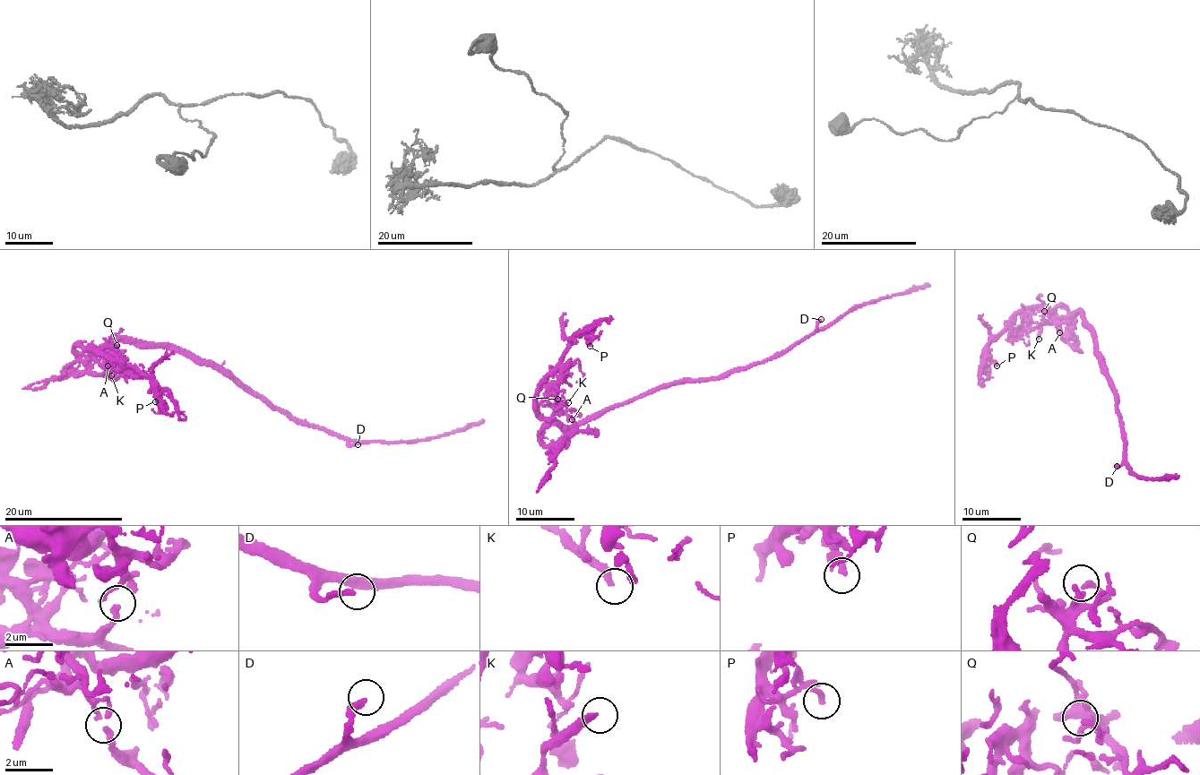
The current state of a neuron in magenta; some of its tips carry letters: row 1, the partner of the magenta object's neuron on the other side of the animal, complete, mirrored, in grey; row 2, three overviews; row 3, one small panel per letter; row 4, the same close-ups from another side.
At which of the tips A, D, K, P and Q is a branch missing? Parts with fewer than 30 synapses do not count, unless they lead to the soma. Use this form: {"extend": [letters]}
{"extend": ["D"]}

